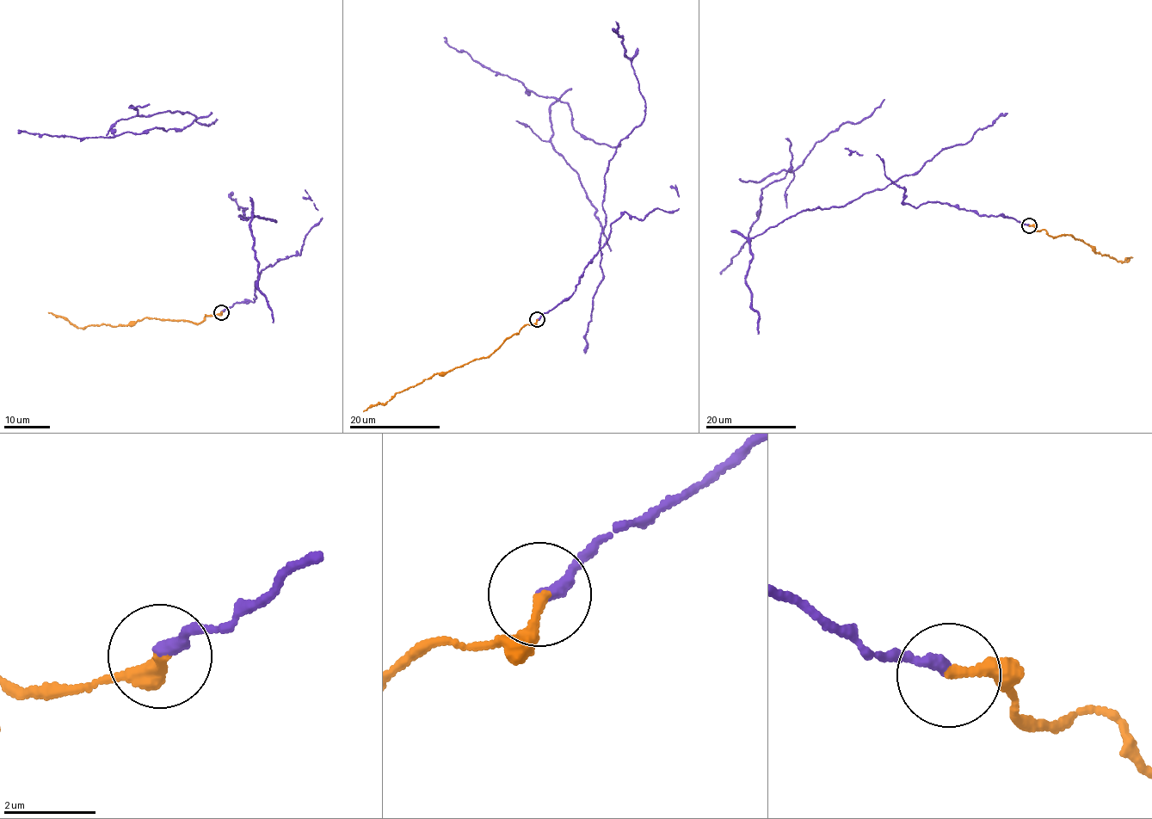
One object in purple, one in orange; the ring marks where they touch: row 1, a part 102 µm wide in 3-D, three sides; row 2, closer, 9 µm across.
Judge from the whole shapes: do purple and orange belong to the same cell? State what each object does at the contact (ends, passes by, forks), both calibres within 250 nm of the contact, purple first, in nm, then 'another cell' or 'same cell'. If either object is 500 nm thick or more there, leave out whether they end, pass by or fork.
purple ends | orange ends | 280/220 nm | same cell

